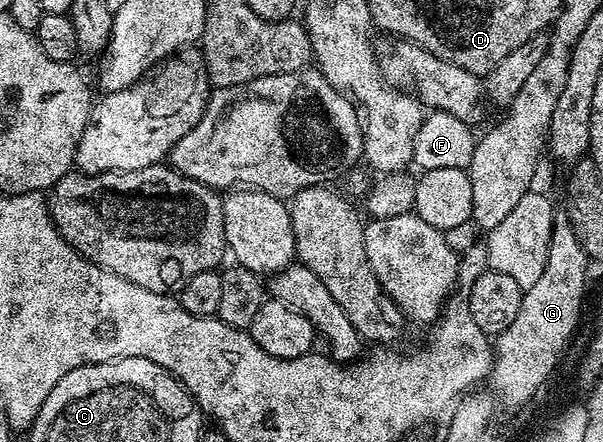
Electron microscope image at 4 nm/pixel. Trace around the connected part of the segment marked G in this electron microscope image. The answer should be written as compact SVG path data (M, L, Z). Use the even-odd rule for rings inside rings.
M564 212L554 213L549 255L543 276L539 276L539 280L535 280L535 284L531 284L522 293L515 320L511 320L508 329L495 338L497 351L493 354L491 381L496 386L501 386L502 394L505 394L509 402L521 402L537 386L537 382L553 364L565 335L572 330L577 303L587 298L587 294L581 290L584 253L584 248L571 228L569 217Z

